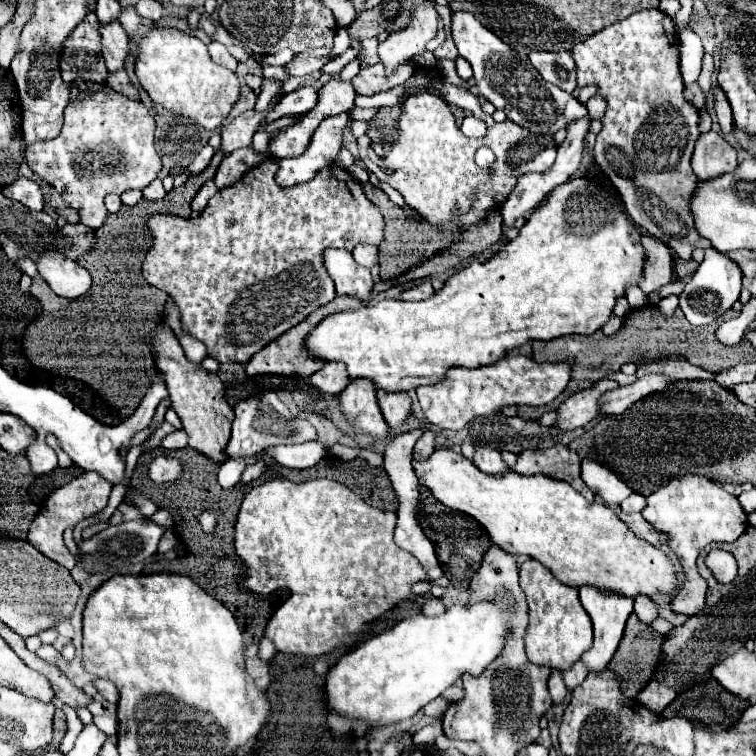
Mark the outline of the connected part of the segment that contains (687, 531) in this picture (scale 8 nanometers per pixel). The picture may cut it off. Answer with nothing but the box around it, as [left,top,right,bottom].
[641,474,747,559]

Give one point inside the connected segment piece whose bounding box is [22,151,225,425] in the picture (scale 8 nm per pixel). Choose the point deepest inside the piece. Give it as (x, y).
(100, 339)

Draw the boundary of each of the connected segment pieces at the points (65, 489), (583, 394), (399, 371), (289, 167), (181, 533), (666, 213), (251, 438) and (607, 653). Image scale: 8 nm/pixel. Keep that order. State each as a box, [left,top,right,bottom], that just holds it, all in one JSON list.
[[29,471,111,569],[557,379,617,429],[305,177,645,393],[275,113,347,187],[131,447,277,645],[571,9,711,261],[225,391,317,458],[579,587,633,673]]

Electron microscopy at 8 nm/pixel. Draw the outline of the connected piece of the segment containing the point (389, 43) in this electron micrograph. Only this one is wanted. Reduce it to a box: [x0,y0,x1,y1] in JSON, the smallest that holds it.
[379,1,439,75]

